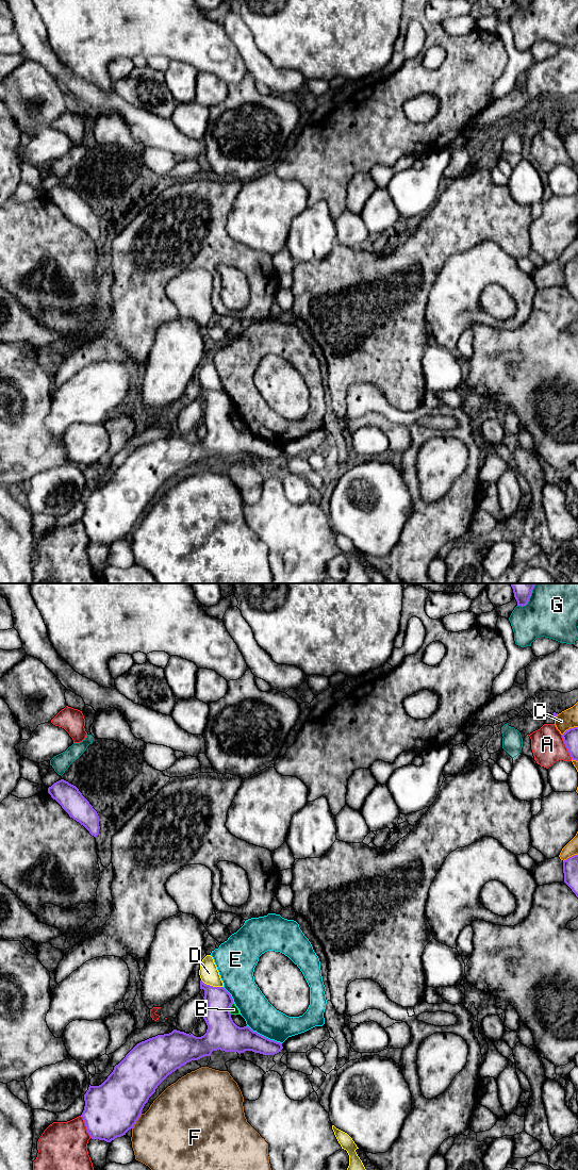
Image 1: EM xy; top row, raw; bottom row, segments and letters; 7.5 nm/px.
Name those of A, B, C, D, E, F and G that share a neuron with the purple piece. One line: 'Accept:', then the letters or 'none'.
Accept: none

